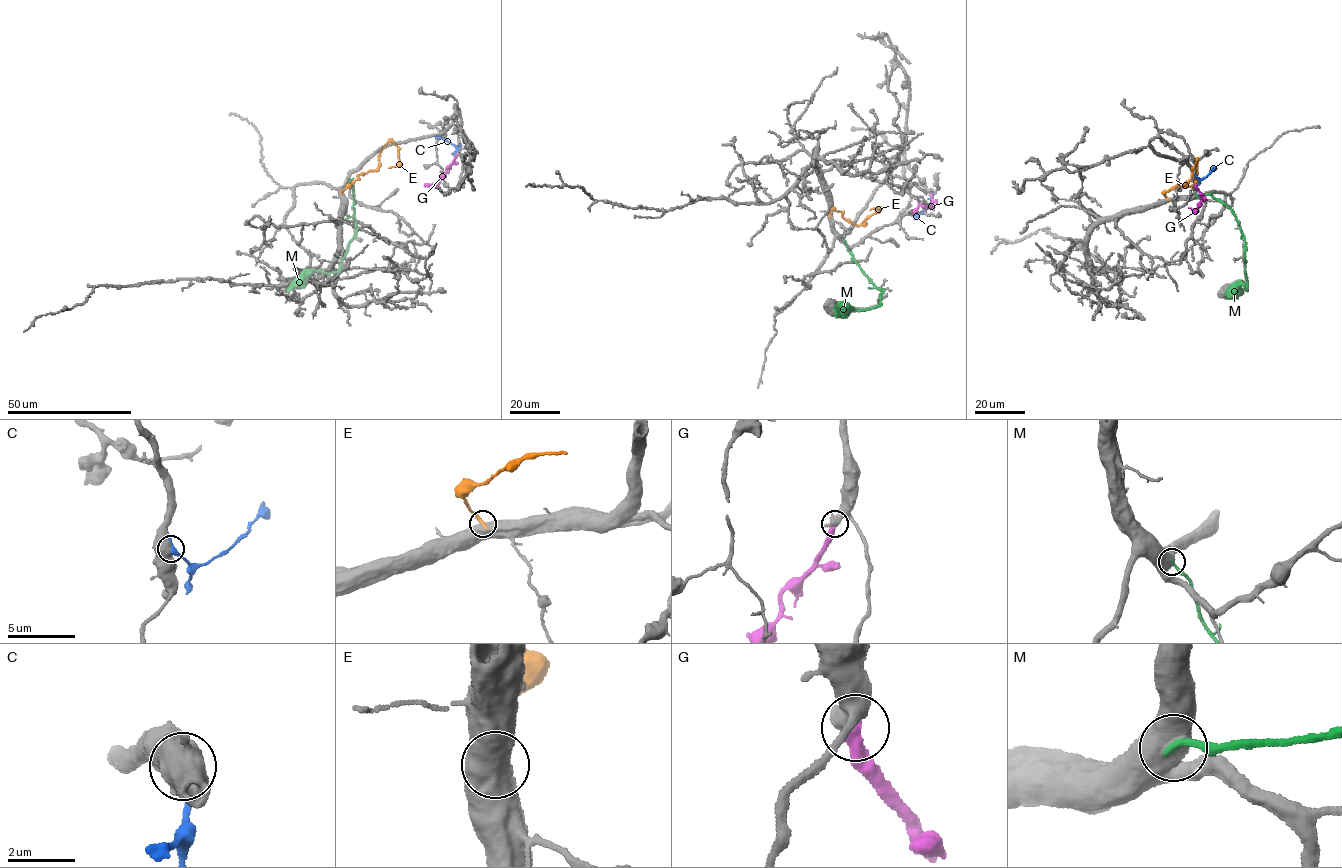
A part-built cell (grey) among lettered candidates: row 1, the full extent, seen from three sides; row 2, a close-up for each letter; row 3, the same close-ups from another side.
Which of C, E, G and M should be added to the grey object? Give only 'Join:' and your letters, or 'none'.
Join: G

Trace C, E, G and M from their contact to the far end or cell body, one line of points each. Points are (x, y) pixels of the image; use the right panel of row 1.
C: (1196, 176), (1206, 177), (1216, 167)
E: (1167, 199), (1164, 194), (1173, 187), (1194, 186), (1197, 160), (1191, 178), (1183, 184)
G: (1196, 185), (1201, 204), (1196, 211), (1193, 210), (1198, 211)
M: (1195, 195), (1210, 194), (1231, 209), (1245, 241), (1247, 290), (1241, 284), (1225, 298)

